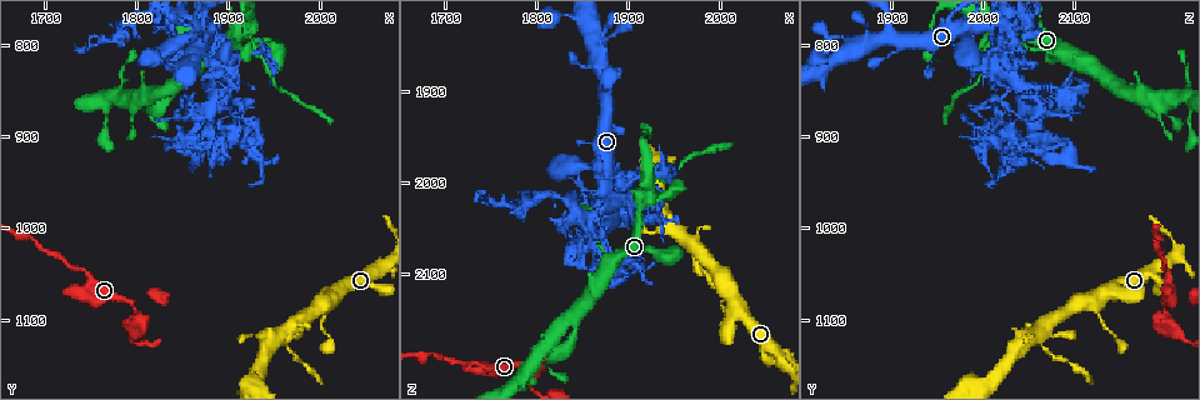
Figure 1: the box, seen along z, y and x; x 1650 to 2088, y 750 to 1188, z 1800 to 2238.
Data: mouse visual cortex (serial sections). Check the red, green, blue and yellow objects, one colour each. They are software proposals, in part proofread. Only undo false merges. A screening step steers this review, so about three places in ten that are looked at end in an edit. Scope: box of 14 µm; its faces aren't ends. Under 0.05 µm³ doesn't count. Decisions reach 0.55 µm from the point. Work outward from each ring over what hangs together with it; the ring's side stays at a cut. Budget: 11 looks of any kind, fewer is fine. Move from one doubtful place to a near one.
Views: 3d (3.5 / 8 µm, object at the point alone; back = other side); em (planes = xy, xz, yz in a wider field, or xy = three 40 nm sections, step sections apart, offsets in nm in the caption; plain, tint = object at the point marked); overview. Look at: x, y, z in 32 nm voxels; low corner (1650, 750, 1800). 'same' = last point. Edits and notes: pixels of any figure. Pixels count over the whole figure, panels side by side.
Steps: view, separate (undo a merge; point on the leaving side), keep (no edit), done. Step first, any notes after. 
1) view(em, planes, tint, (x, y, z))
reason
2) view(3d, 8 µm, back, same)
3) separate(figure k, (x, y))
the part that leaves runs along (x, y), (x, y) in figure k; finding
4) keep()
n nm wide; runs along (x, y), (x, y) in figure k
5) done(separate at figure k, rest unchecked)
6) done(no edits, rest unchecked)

view(3d, 8 µm, (1915, 785, 2015))
four or more arms meet

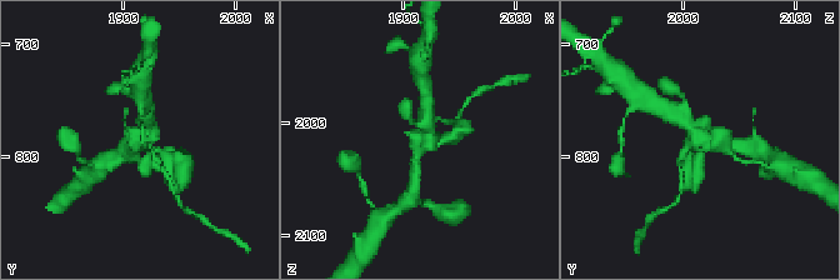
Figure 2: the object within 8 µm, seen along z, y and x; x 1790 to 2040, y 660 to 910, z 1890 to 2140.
view(3d, 3.5 µm, (1918, 786, 2018))
closer look

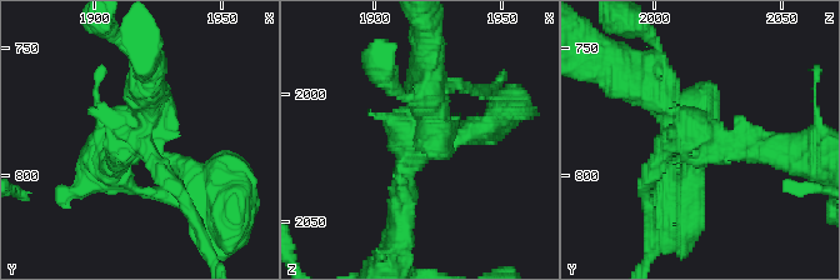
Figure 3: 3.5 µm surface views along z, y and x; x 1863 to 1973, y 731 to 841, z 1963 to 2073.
view(em, xy, step 5, tint, (1917, 786, 2016))

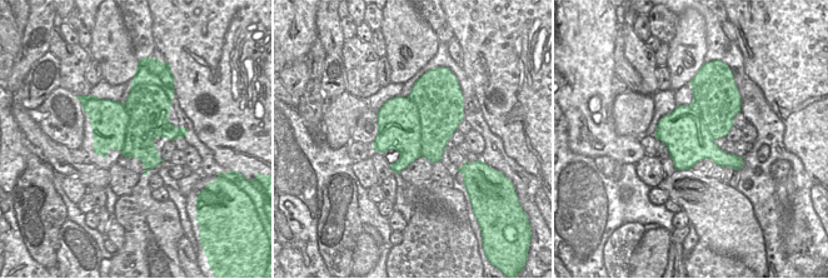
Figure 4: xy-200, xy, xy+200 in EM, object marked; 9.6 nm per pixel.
separate(figure 3, (463, 89))
600 nm wide; the part that leaves runs along (661, 156), (645, 184), (649, 256) in figure 3; a second cell is stuck on

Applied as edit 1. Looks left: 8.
view(3d, 3.5 µm, (1800, 1100, 2200))
arms part here

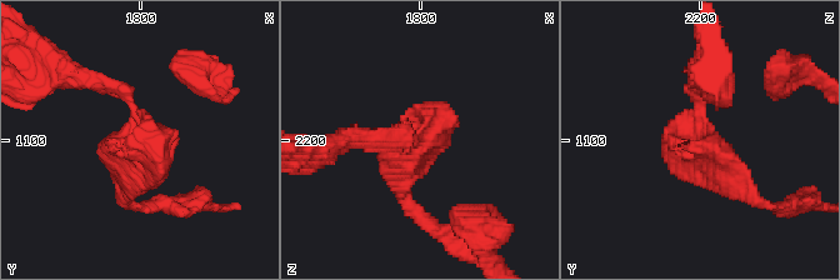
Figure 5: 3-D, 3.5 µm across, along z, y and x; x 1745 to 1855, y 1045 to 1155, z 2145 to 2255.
view(em, xy, step 5, plain, (1803, 1097, 2198))

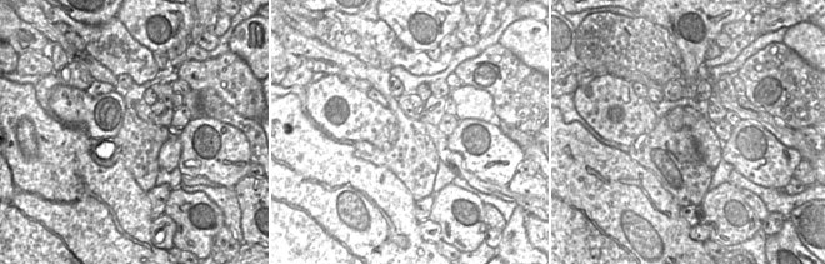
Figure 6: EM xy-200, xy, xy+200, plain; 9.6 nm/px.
view(em, xy, step 5, tint, same)

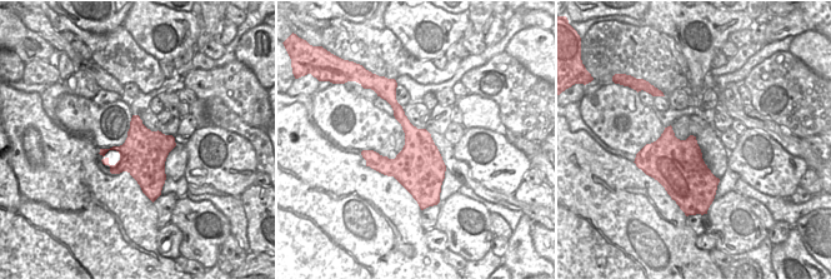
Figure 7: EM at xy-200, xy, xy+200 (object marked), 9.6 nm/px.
keep()
runs along (698, 79), (698, 133), (749, 190) in figure 5; continuous, no second cell

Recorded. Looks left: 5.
view(3d, 3.5 µm, (1825, 865, 2190))
three-way junction

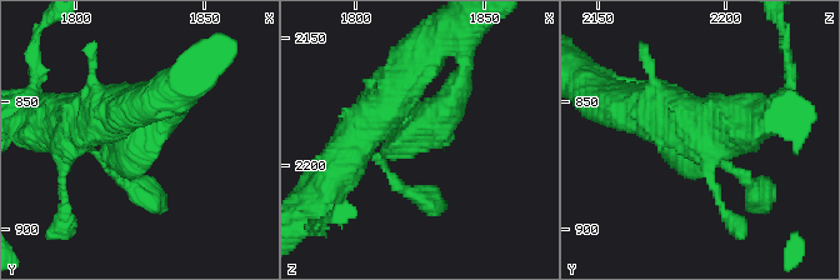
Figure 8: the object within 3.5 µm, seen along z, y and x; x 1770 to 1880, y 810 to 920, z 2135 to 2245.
view(em, xy, step 1, tint, (1824, 863, 2186))
shape alone is not enough

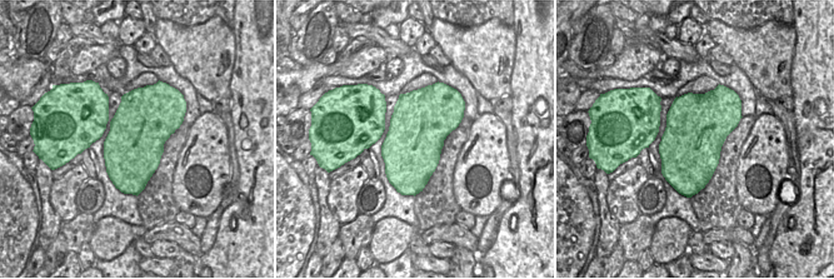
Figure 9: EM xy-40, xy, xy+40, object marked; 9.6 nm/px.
keep()
600 nm wide; runs along (419, 61), (384, 103), (426, 121), (450, 86) in figure 8; continuous, no second cell

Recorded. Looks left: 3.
view(3d, 3.5 µm, (1965, 1120, 2065))
abrupt turn

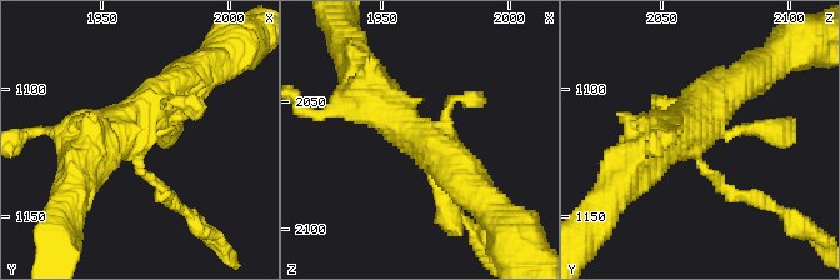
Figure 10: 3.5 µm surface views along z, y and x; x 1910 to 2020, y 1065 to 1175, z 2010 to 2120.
view(em, xy, step 2, plain, (1963, 1121, 2064))
need the tissue

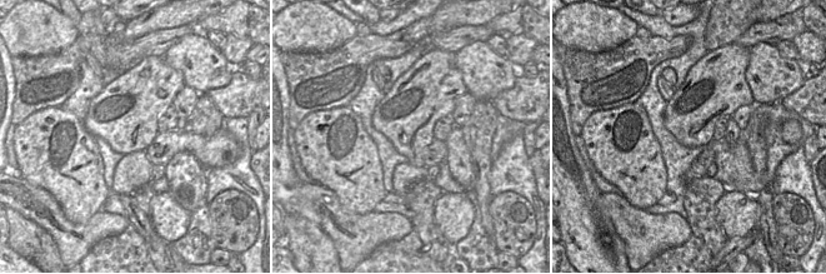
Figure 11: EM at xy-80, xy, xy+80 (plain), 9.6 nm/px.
view(em, xy, step 2, tint, same)

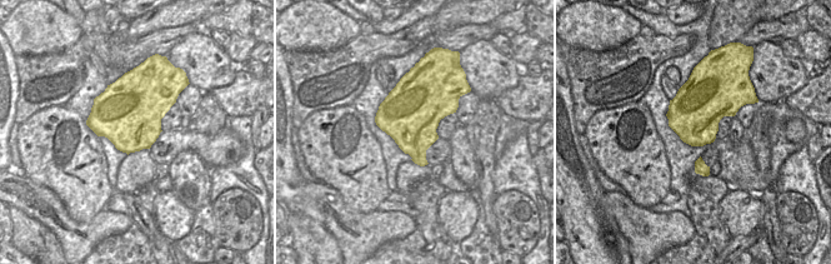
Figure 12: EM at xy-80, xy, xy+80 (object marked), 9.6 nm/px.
separate(figure 10, (164, 189))
the part that leaves runs along (138, 161), (160, 193), (191, 220) in figure 10; two cells meet here

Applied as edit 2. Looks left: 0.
done(separate at figure 3, separate at figure 10, rest unchecked)

